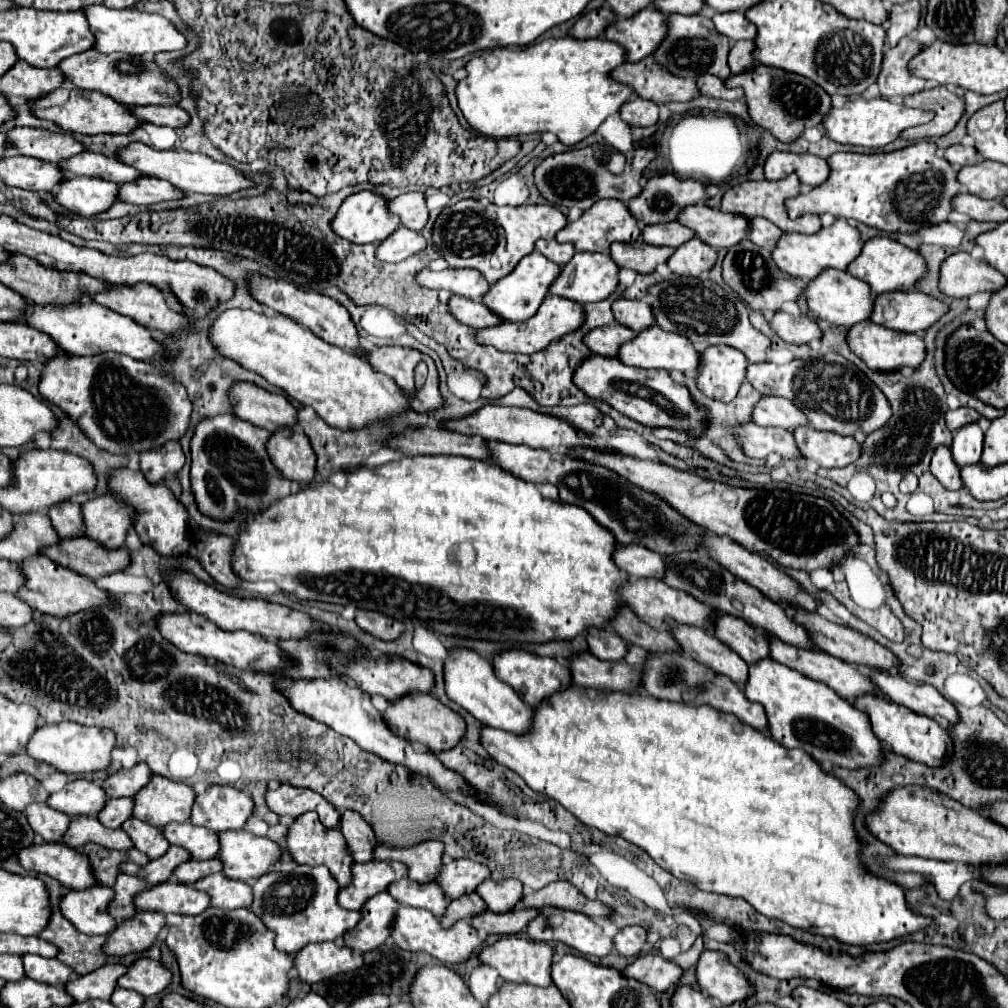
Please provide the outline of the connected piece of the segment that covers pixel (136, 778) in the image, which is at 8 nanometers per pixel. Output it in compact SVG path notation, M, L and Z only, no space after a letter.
M138 762L132 768L120 768L118 772L110 774L102 786L108 798L122 798L122 796L134 796L142 786L146 786L150 780L150 768L144 762Z

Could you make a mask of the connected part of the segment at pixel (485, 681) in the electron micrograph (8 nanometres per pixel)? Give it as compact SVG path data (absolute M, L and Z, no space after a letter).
M466 648L450 650L450 658L444 664L444 676L448 698L460 704L464 710L468 710L484 726L508 730L512 734L526 734L532 728L534 710L530 710L530 706L524 704L524 700L520 700L520 696L508 684L500 682L494 676L490 662L482 660L474 650Z

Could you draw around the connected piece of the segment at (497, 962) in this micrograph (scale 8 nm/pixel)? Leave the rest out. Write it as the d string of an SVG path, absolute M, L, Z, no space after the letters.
M506 936L496 940L490 946L484 946L478 952L480 962L492 966L498 970L498 974L506 980L506 982L516 982L516 984L534 984L534 986L550 986L552 978L550 978L550 964L552 964L552 948L544 942L534 942L528 938L520 938L520 936Z

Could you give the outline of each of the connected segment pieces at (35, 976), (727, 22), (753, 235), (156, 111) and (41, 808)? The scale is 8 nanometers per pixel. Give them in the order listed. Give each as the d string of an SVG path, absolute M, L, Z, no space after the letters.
M24 954L22 962L24 962L24 972L28 978L32 978L36 982L50 984L50 986L64 986L70 980L70 976L74 974L72 968L68 968L66 964L62 964L56 958Z
M726 12L726 14L714 14L712 22L716 30L724 36L728 36L732 42L736 40L752 40L756 36L756 26L752 26L742 12Z
M752 218L750 220L750 234L748 234L748 238L754 244L772 250L780 236L782 236L782 230L778 226L774 226L772 222L768 222L766 218Z
M132 106L130 112L136 114L136 118L140 118L142 122L156 126L178 128L188 122L188 114L178 106Z
M32 802L32 806L24 808L24 814L32 830L40 834L46 842L60 842L70 822L70 816L58 810L52 810L46 802Z

